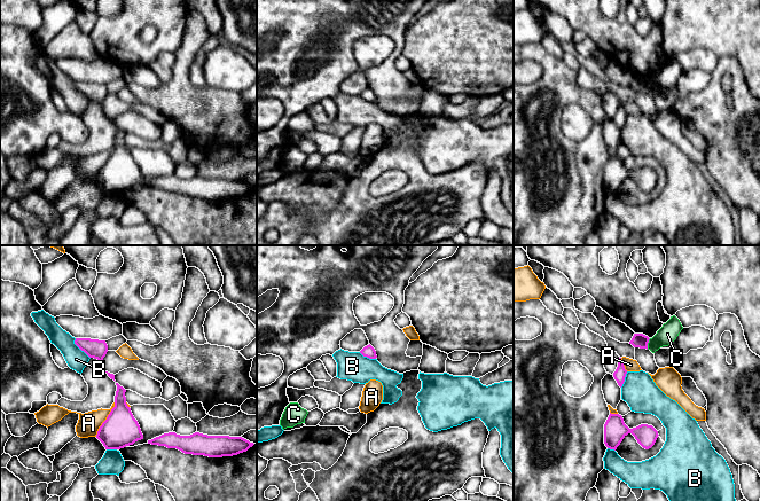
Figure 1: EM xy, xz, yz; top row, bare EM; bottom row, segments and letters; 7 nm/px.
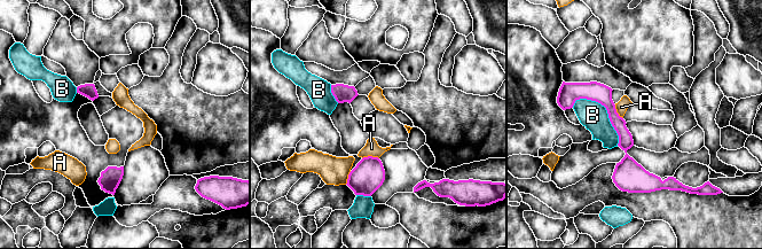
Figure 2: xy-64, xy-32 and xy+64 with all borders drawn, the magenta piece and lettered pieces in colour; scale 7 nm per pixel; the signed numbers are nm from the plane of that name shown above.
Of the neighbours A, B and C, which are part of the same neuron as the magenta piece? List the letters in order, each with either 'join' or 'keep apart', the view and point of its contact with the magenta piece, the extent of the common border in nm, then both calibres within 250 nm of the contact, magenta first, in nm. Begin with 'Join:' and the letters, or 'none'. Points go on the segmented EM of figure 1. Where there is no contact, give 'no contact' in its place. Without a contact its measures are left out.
Join: C
A: keep apart; contact xy (106, 420); length 280 nm; calibres 240 and 160 nm
B: keep apart; contact xy (80, 349); length 180 nm; calibres 130 and 140 nm
C: join; contact yz (647, 344); length 80 nm; calibres 100 and 140 nm

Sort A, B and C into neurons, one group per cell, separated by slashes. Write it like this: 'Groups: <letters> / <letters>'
Groups: A / B / C

